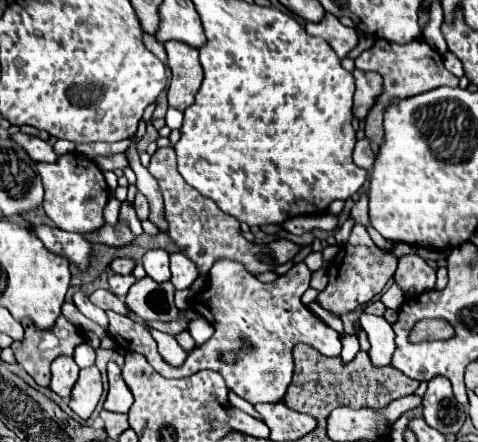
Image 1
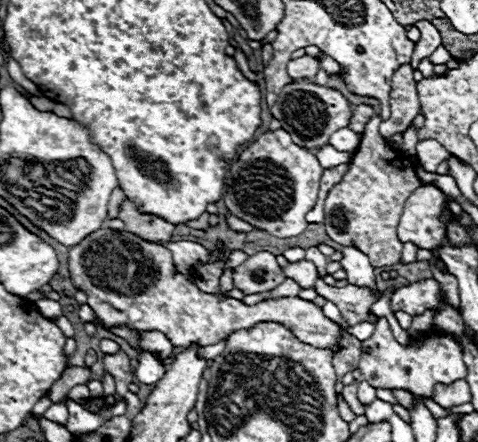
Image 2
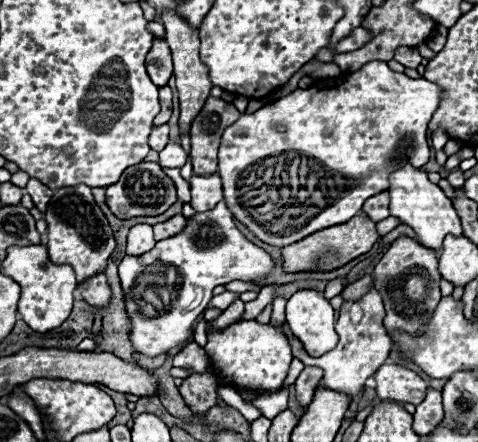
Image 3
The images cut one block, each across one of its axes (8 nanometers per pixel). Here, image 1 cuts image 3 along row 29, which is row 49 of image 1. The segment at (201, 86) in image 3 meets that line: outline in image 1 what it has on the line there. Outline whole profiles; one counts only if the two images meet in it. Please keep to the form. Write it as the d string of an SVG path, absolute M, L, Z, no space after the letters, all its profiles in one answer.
M166 42L168 66L172 68L172 84L166 92L168 106L184 112L192 106L194 96L202 84L202 66L198 62L198 50L184 46L182 42Z

